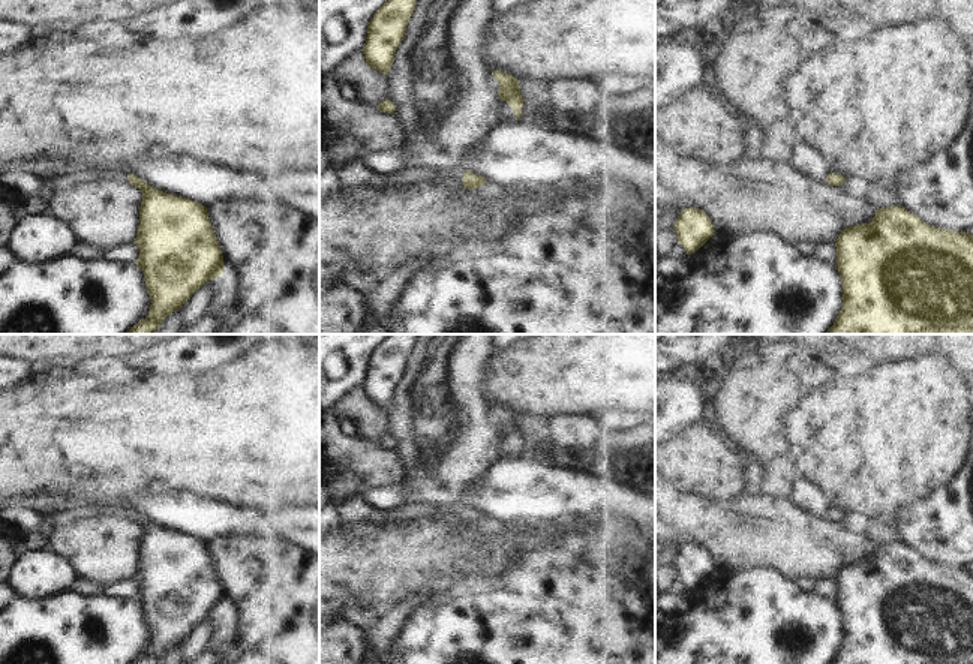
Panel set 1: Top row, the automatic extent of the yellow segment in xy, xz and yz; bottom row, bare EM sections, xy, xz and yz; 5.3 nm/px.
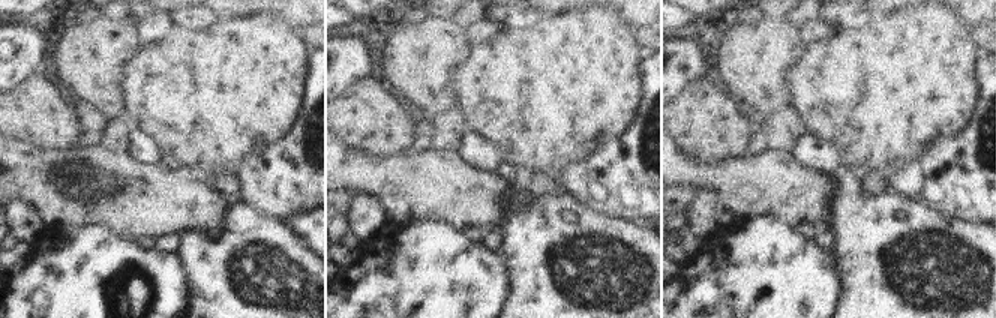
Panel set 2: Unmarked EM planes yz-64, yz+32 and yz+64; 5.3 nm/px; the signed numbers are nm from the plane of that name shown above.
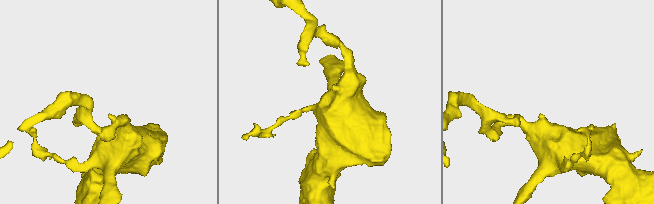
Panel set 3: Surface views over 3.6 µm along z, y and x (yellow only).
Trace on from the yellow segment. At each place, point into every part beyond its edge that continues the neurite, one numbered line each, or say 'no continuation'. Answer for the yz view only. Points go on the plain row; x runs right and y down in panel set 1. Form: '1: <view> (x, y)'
no continuation

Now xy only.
1: xy (86, 511)

